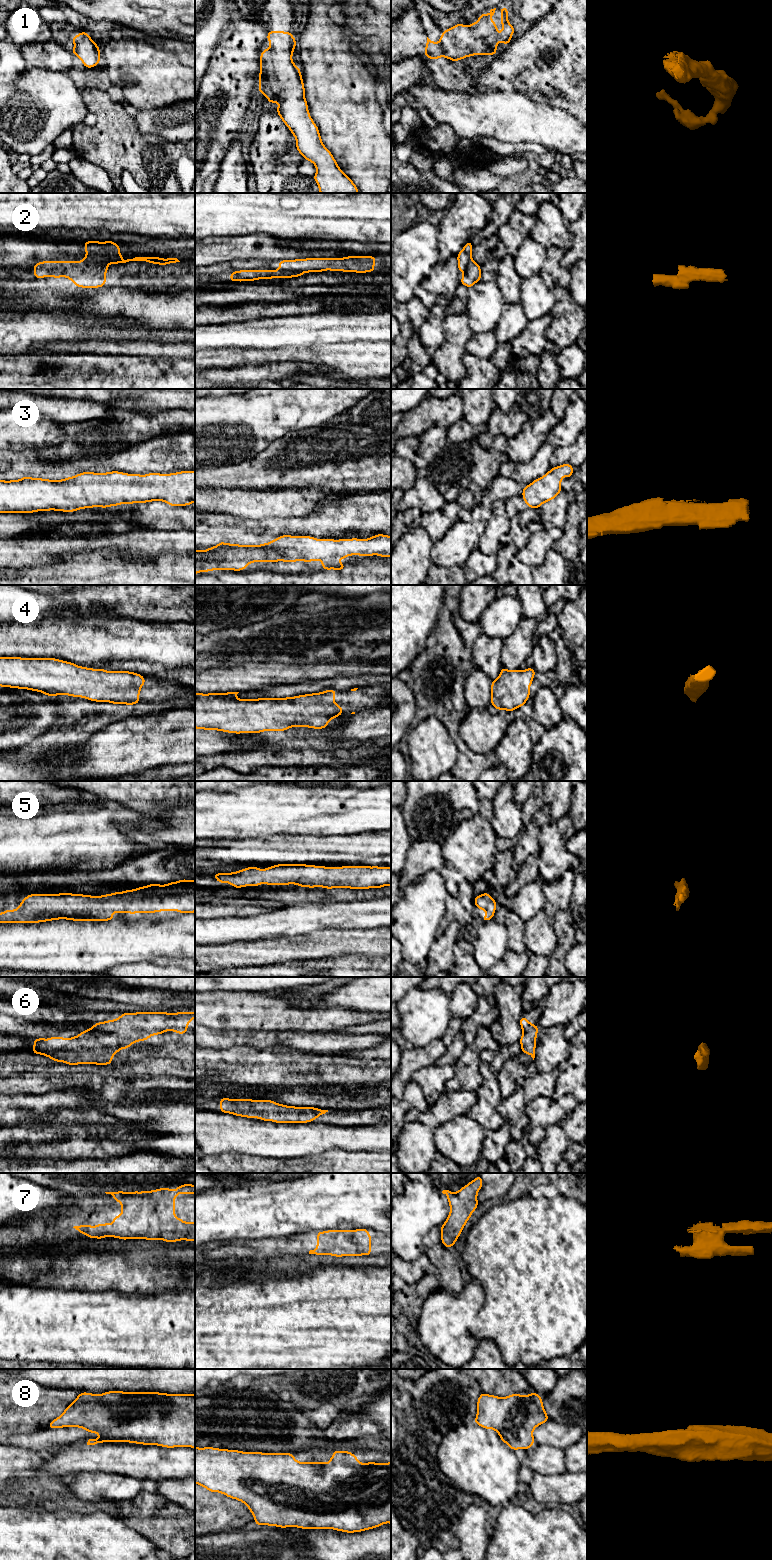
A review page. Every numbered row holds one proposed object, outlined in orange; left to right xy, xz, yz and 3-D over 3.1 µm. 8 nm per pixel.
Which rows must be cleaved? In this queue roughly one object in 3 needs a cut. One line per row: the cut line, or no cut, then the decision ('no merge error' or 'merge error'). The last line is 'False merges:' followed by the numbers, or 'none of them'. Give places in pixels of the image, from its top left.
1: cut none; no merge error
2: cut xz (279, 269), (303, 272); merge error
3: cut none; no merge error
4: cut none; no merge error
5: cut none; no merge error
6: cut none; no merge error
7: cut none; no merge error
8: cut none; no merge error
False merges: 2

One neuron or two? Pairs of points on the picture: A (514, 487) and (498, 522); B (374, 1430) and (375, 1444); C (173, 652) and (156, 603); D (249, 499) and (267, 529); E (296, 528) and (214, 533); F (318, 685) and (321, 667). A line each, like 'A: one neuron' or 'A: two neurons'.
A: two neurons
B: two neurons
C: two neurons
D: two neurons
E: one neuron
F: two neurons

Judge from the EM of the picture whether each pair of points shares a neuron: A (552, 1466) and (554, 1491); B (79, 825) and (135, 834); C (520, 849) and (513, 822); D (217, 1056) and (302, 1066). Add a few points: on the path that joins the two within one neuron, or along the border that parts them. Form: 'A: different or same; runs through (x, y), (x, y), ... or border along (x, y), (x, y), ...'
A: different; border along (566, 1470), (553, 1474), (534, 1473)
B: different; border along (123, 829), (133, 841), (144, 846)
C: different; border along (525, 825), (515, 841)
D: same; runs through (238, 1065), (246, 1070), (281, 1070)

